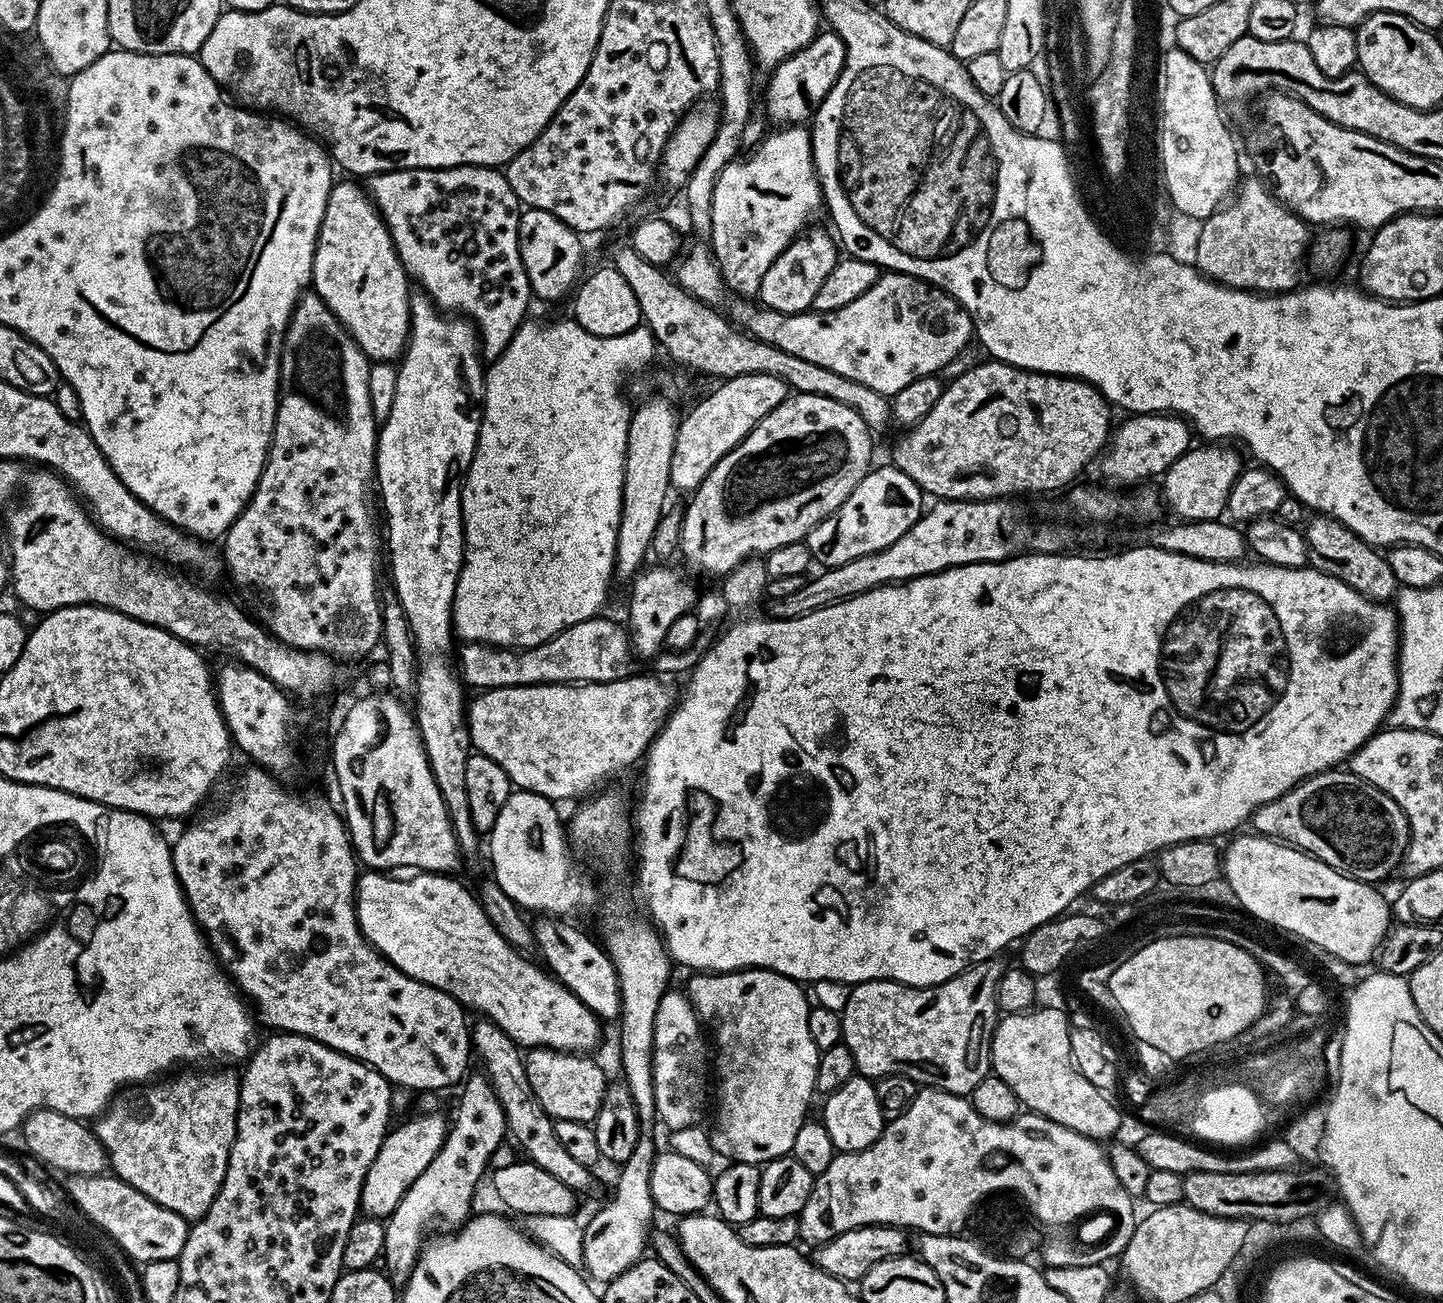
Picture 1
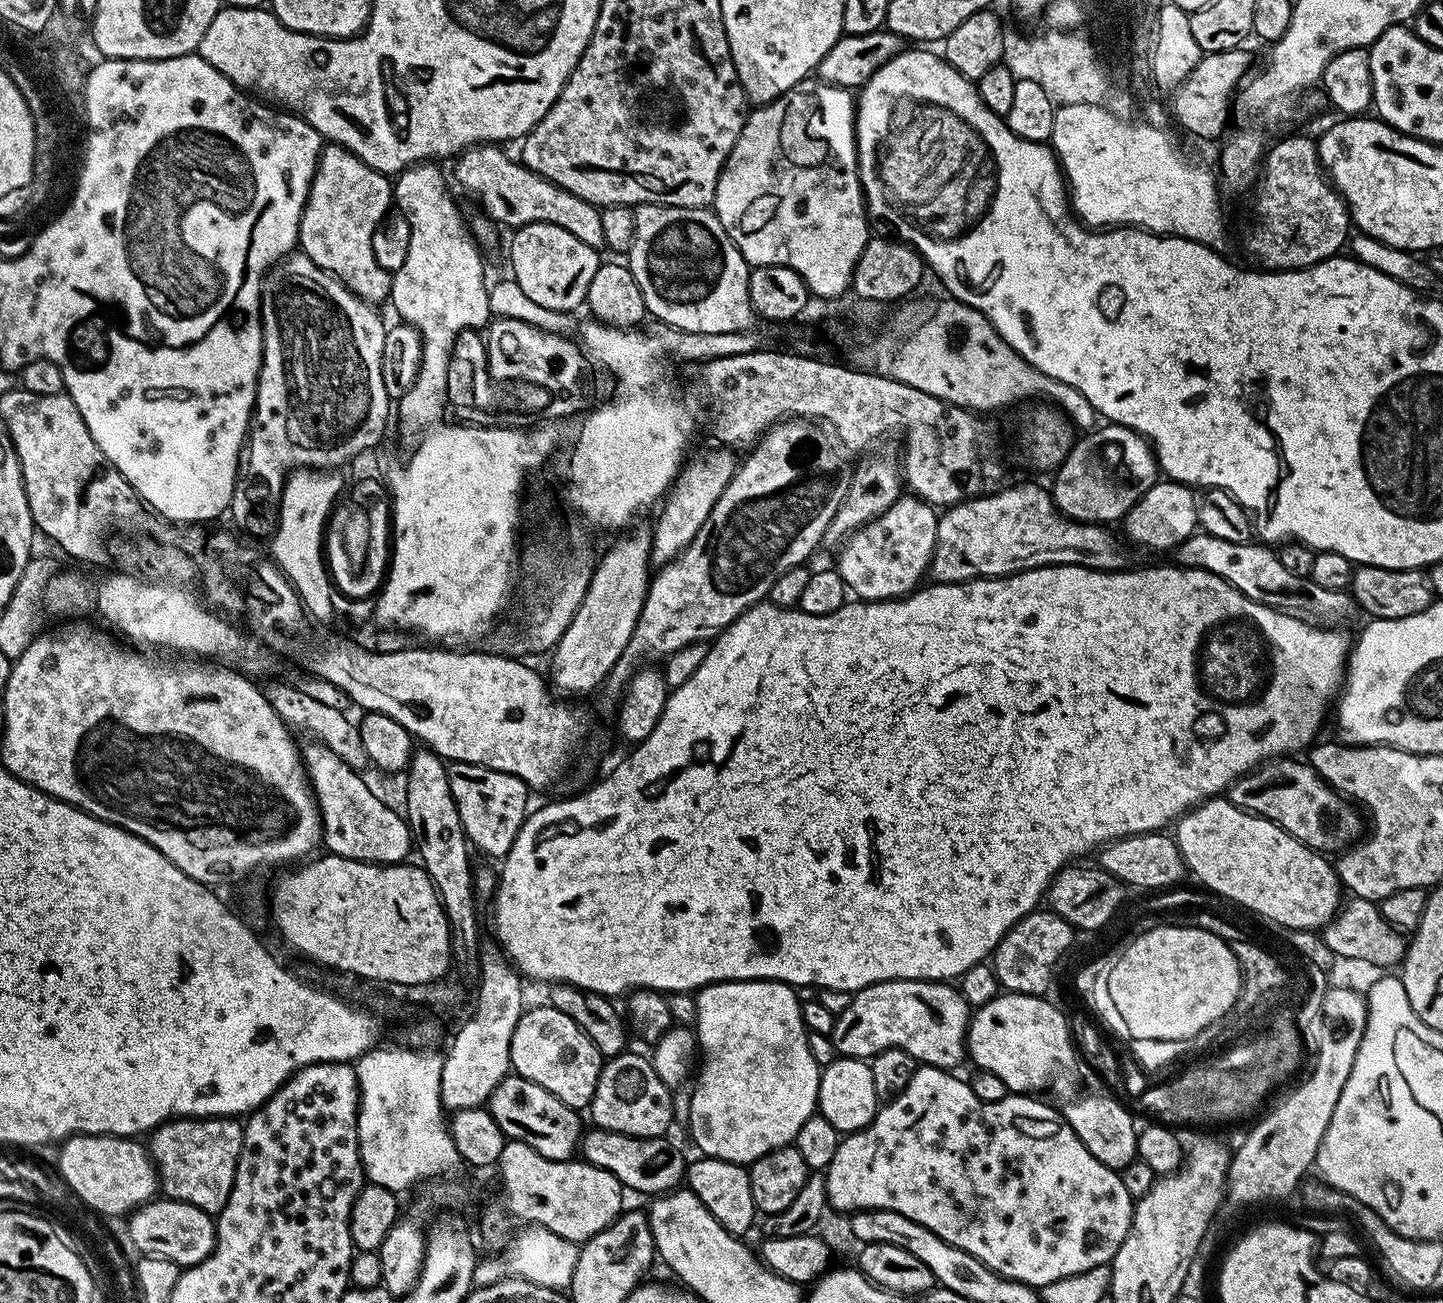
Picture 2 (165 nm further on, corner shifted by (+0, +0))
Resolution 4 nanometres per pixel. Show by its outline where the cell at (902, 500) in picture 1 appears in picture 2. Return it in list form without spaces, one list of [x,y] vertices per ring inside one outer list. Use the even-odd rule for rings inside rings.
[[[901,494],[884,513],[862,525],[839,545],[834,567],[844,579],[845,589],[864,602],[890,600],[915,592],[932,562],[937,519],[933,505],[919,496]]]

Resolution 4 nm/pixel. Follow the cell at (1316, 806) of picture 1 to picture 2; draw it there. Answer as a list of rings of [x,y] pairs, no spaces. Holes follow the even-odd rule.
[[[1277,758],[1265,760],[1258,768],[1253,768],[1244,776],[1231,784],[1226,793],[1226,799],[1236,808],[1243,808],[1246,812],[1253,812],[1255,816],[1266,818],[1274,822],[1282,830],[1286,830],[1296,840],[1301,840],[1308,848],[1315,848],[1321,854],[1343,853],[1353,847],[1365,835],[1366,820],[1361,809],[1353,801],[1335,792],[1328,783],[1320,777],[1311,763],[1304,764],[1300,758]]]

